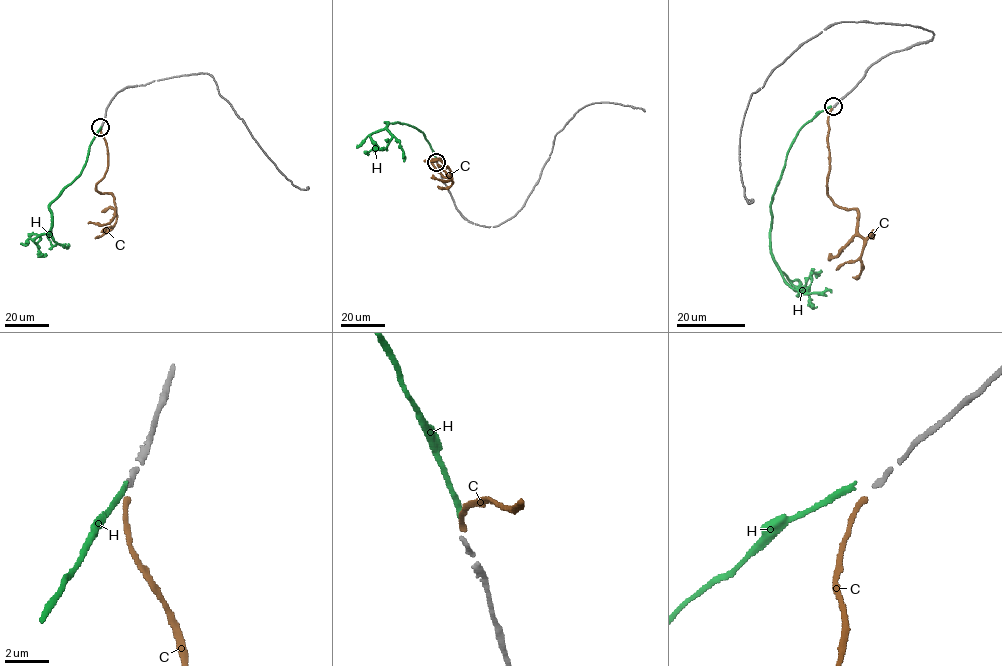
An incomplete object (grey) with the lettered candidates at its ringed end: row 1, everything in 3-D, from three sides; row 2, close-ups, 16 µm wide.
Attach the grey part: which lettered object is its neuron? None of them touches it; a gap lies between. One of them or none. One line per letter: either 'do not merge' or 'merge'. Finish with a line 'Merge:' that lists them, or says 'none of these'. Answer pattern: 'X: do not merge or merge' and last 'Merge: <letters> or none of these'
C: merge
H: do not merge
Merge: C

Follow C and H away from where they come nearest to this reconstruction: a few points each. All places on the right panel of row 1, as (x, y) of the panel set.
C: (832, 108), (828, 117), (826, 192), (837, 205), (855, 209), (857, 215), (856, 234), (837, 255), (831, 256)
H: (831, 107), (800, 129), (771, 204), (776, 265), (796, 287), (817, 276)

